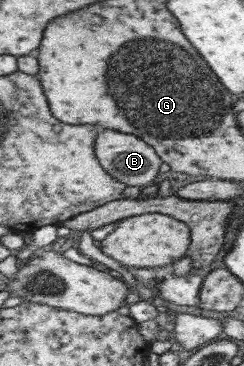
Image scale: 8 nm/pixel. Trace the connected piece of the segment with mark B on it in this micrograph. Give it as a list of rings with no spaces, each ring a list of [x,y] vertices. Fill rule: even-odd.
[[[105,130],[99,138],[98,158],[107,171],[111,172],[117,180],[131,187],[145,188],[159,176],[161,166],[165,160],[159,155],[159,152],[148,144],[142,137],[117,132],[117,130]]]

